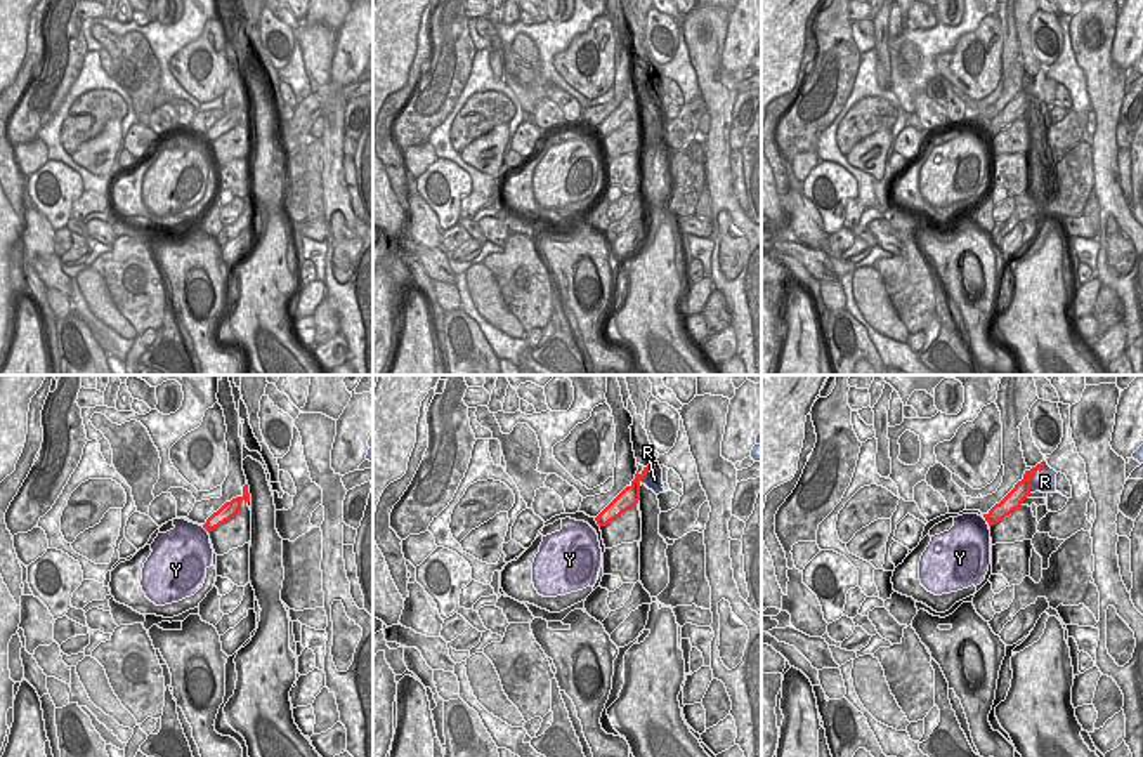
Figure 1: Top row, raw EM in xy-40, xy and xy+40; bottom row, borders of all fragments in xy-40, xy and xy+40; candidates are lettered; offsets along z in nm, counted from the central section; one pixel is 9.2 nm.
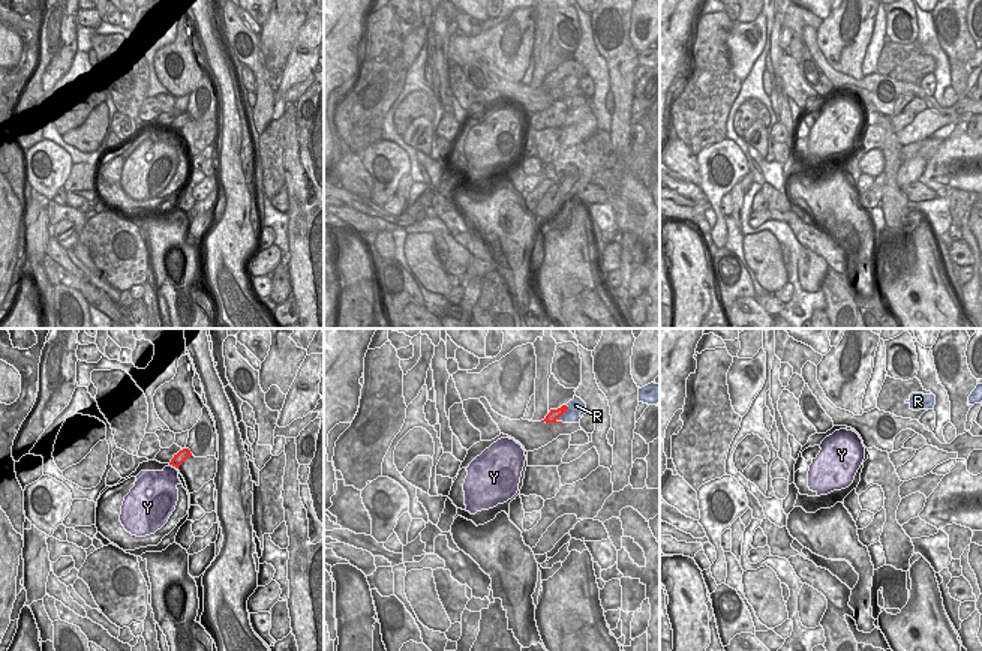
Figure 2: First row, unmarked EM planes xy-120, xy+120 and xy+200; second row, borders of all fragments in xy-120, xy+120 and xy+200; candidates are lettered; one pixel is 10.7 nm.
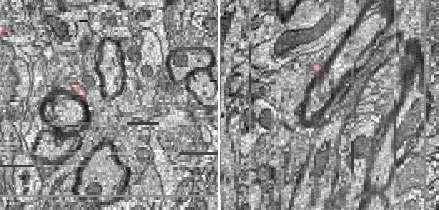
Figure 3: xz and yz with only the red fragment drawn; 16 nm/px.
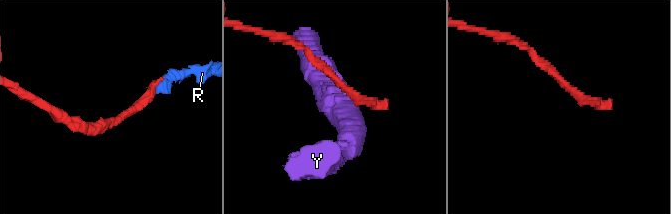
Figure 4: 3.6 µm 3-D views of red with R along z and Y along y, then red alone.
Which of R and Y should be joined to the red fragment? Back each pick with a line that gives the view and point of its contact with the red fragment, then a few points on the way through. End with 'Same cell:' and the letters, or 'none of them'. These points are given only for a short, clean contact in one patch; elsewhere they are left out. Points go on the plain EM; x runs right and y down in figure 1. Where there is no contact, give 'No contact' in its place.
R: Touches red at xy+40 (1034, 87). Path across: xy+40 (1022, 99), (1034, 87), (1045, 92)
Same cell: R

